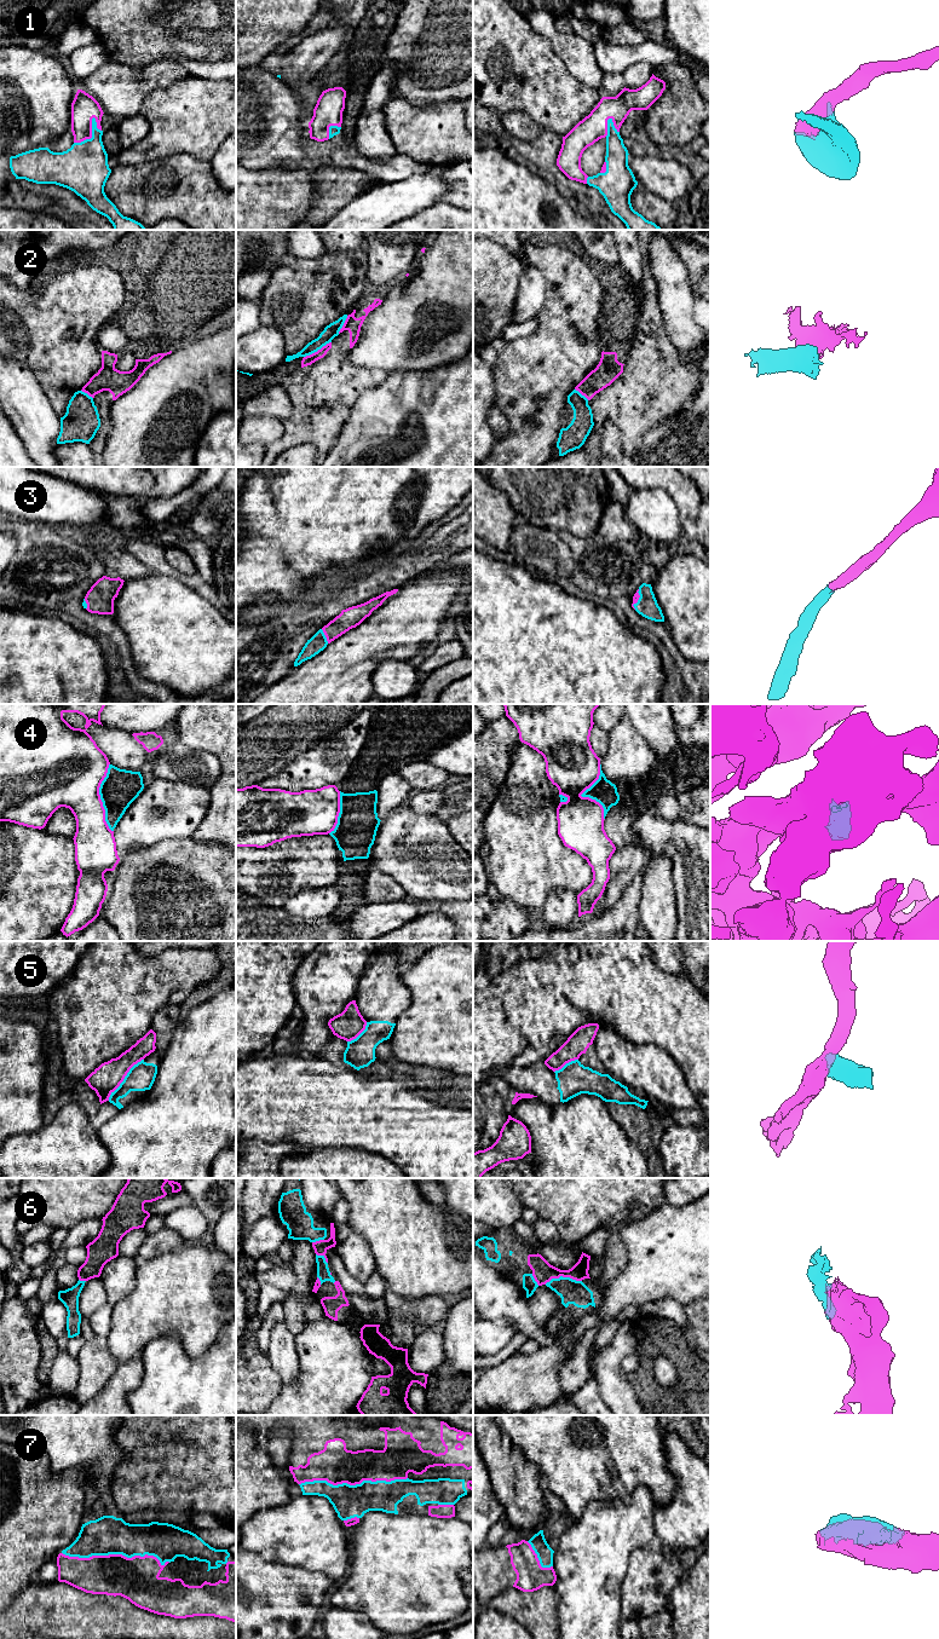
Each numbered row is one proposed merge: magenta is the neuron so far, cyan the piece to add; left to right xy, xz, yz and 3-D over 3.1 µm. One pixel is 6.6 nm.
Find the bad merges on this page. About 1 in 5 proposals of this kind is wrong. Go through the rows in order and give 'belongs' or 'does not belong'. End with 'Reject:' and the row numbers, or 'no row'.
1: belongs
2: does not belong
3: belongs
4: does not belong
5: does not belong
6: belongs
7: belongs
Reject: 2, 4, 5

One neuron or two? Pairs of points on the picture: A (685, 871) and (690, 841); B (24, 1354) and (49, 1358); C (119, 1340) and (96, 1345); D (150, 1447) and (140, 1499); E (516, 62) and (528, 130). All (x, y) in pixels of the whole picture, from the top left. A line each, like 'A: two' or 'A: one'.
A: one
B: two
C: two
D: one
E: two

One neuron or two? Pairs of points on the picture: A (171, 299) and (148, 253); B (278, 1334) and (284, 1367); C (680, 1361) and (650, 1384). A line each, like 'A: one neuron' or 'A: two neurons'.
A: one neuron
B: one neuron
C: one neuron

